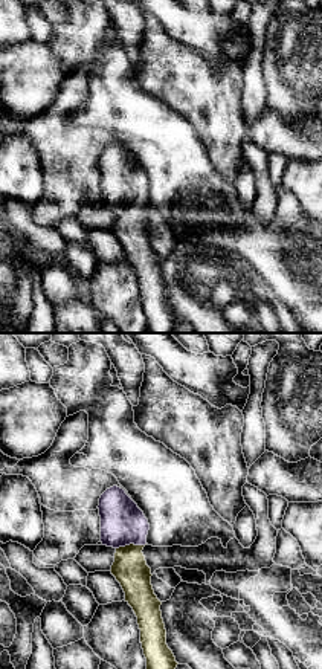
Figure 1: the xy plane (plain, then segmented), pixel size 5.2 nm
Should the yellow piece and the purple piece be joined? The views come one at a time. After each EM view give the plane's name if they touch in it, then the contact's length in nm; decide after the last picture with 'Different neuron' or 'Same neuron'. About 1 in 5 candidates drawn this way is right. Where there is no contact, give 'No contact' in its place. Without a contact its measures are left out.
Touches yellow in xy. Shared border 160 nm

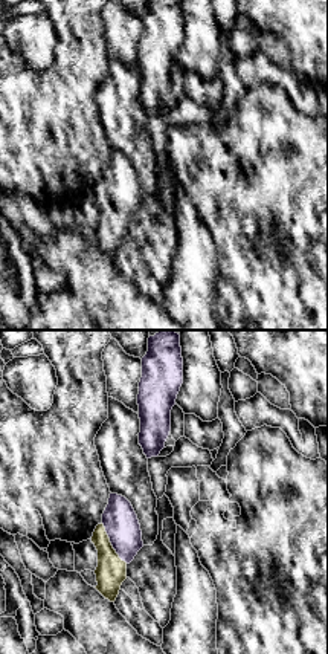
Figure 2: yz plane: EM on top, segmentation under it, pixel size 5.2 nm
Touches yellow in yz. Shared border 260 nm

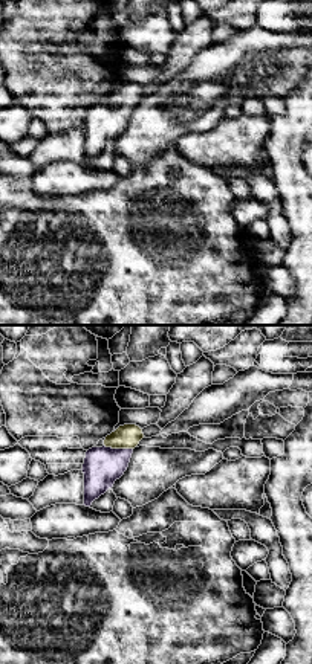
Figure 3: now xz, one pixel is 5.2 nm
Touches yellow in xz. Shared border 150 nm

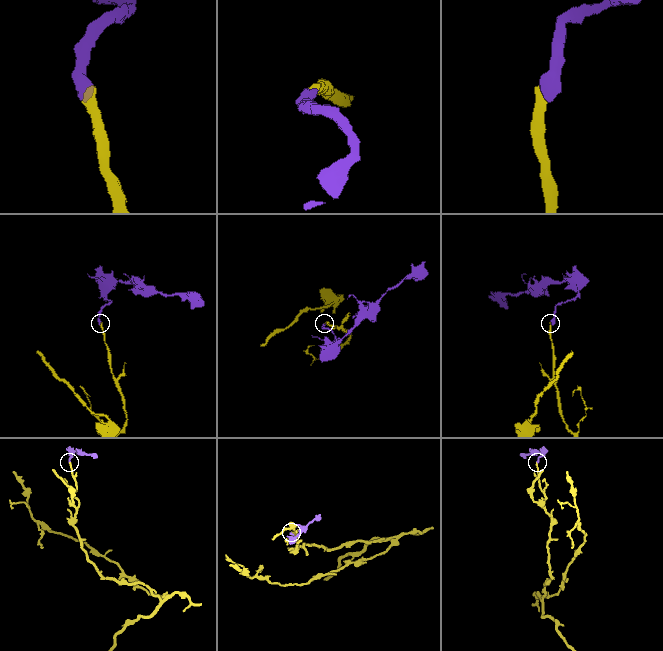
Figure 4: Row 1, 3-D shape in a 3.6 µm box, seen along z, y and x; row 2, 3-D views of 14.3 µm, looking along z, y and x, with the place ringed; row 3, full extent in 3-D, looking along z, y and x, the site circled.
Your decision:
Same neuron

